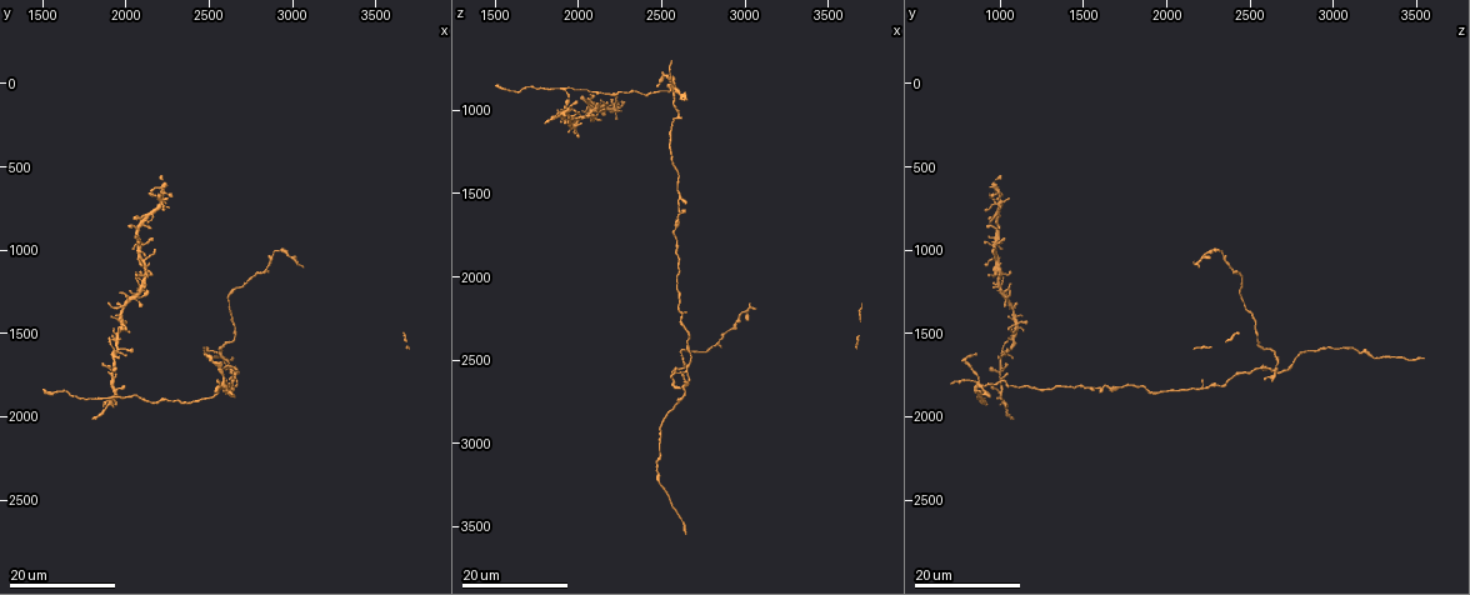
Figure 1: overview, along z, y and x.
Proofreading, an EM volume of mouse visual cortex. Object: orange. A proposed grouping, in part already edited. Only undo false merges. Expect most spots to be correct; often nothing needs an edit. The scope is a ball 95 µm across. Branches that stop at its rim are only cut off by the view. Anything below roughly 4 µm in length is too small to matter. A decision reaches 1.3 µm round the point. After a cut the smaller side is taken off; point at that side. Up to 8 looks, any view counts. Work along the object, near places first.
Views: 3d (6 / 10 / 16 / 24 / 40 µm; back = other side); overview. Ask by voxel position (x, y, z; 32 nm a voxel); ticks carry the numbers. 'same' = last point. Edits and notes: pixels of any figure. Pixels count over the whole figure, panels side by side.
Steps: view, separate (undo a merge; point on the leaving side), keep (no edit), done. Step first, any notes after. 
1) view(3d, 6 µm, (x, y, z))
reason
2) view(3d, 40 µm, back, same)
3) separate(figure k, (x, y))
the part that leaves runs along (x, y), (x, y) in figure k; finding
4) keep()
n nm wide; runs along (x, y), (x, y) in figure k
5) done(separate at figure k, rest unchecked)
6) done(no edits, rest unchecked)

view(3d, 24 µm, (2600, 1840, 2180))
calibre changes

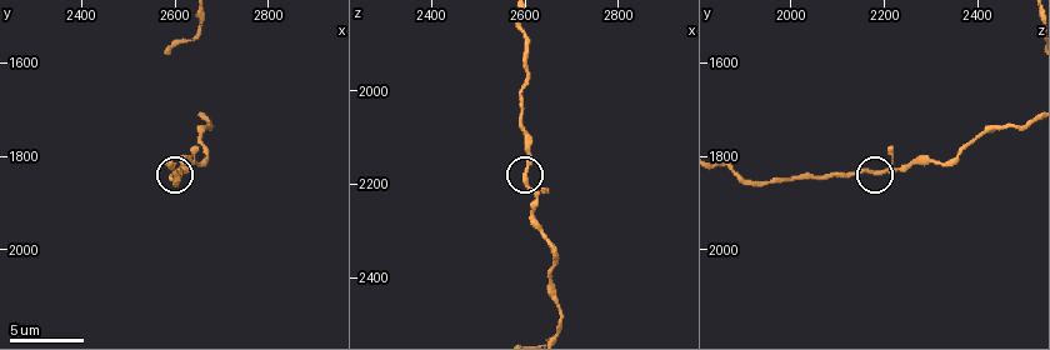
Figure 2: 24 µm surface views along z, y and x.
view(3d, 10 µm, (2600, 1835, 2190))
closer look

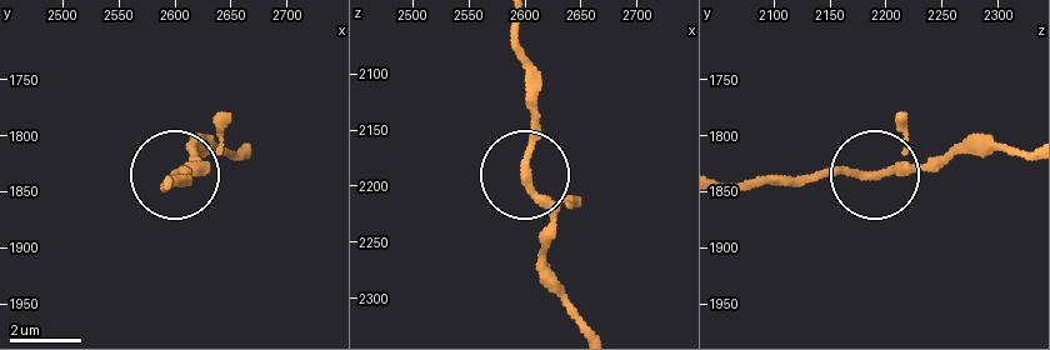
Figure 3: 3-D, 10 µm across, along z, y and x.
keep()
230 nm wide; continuous, no second cell

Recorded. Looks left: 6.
view(3d, 24 µm, (2640, 1720, 2680))
four-way junction

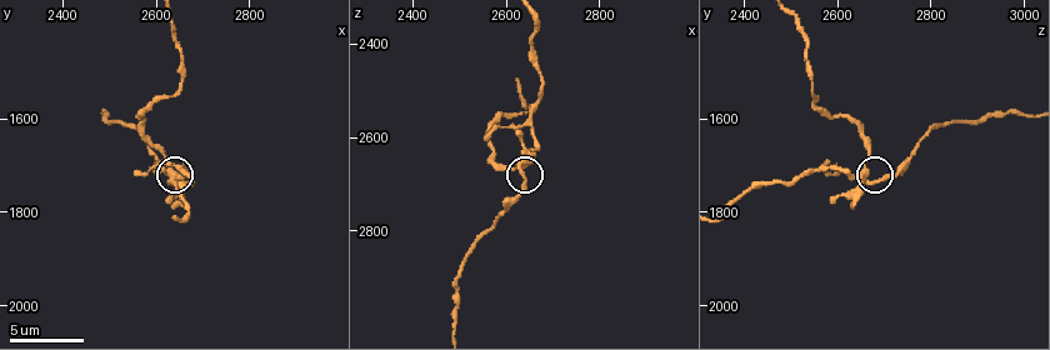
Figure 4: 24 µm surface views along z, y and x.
view(3d, 6 µm, (2635, 1725, 2660))

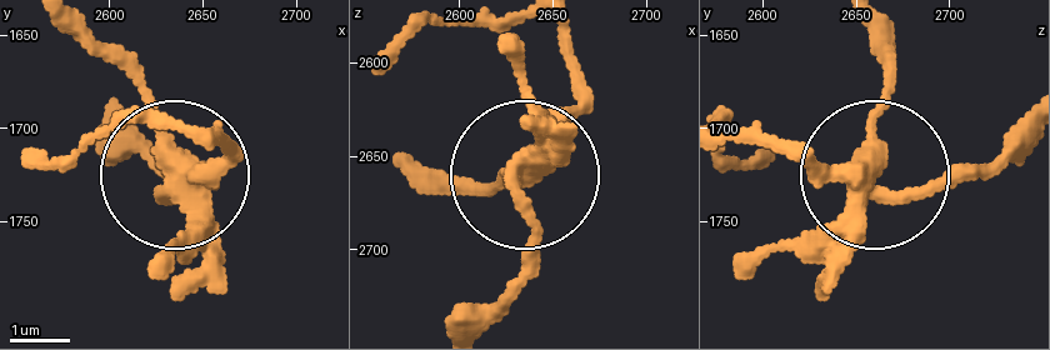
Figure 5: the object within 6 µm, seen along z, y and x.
view(3d, 6 µm, back, (2634, 1718, 2662))
from behind

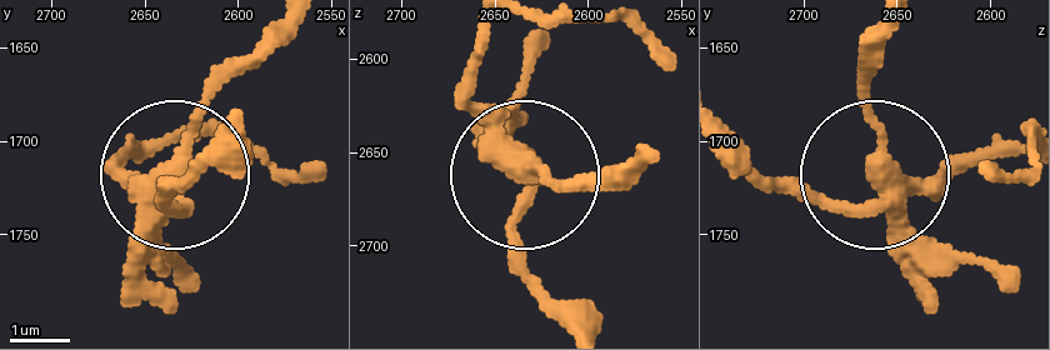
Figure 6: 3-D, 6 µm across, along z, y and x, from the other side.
separate(figure 6, (130, 260))
360 nm wide; a second cell is stuck on

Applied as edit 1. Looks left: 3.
view(overview)

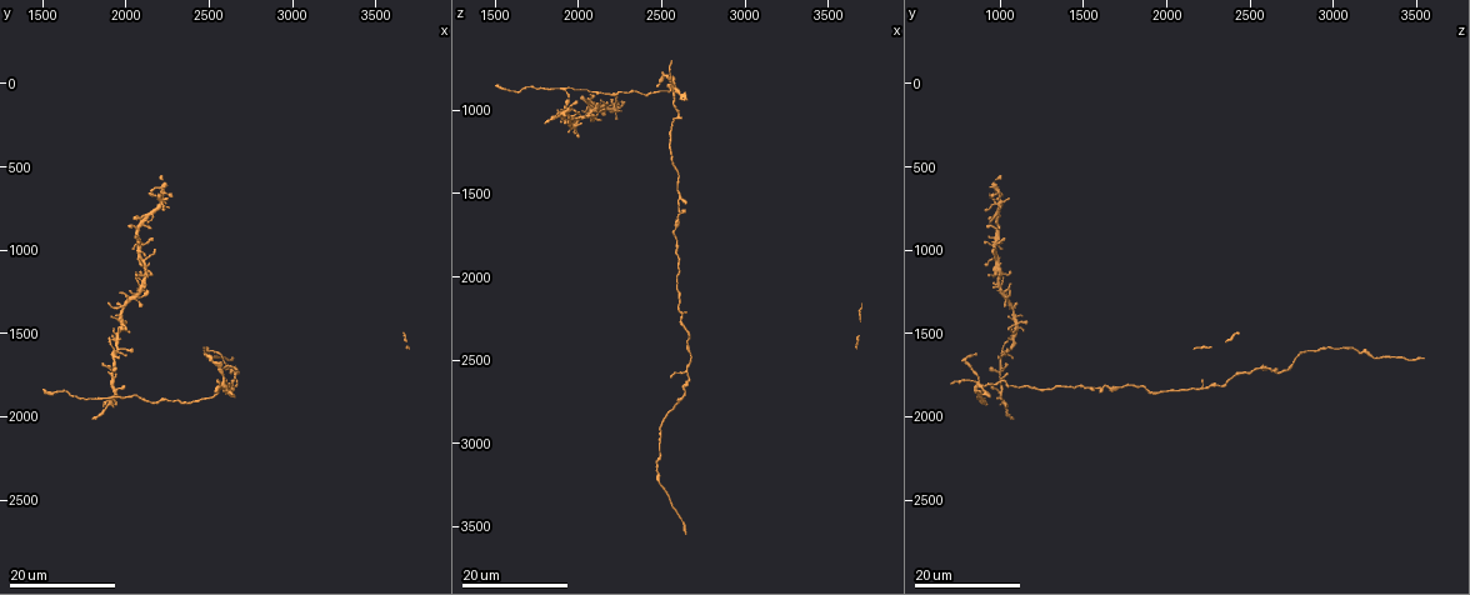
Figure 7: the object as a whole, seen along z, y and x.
view(3d, 24 µm, (2580, 1800, 860))
looks like a crossing

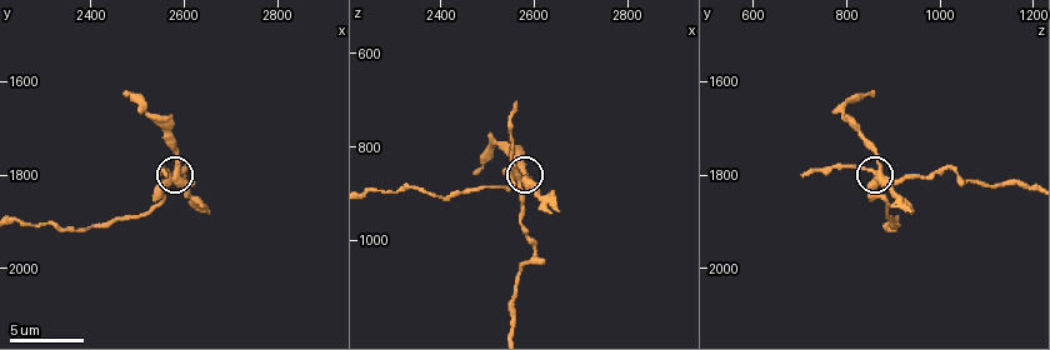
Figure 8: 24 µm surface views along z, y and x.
view(3d, 6 µm, (2585, 1795, 870))

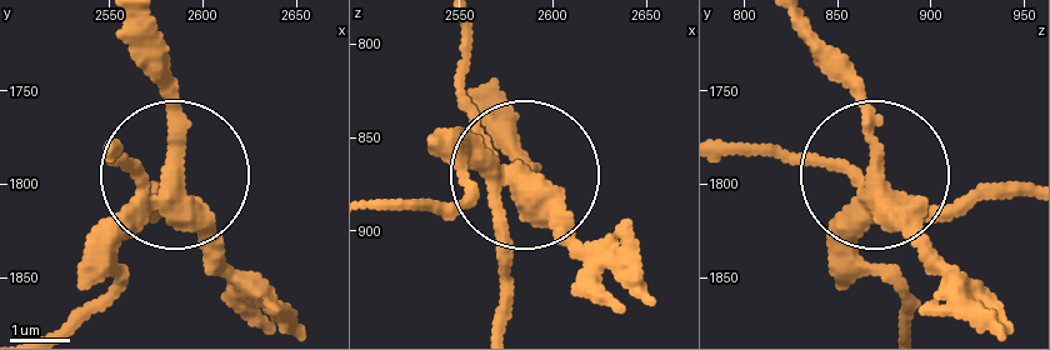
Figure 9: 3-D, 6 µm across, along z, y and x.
separate(figure 9, (221, 244))
350 nm wide; the part that leaves runs along (158, 198), (173, 83), (128, 24) in figure 9; a second cell is stuck on

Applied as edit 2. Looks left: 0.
done(separate at figure 6, separate at figure 9, rest unchecked)

